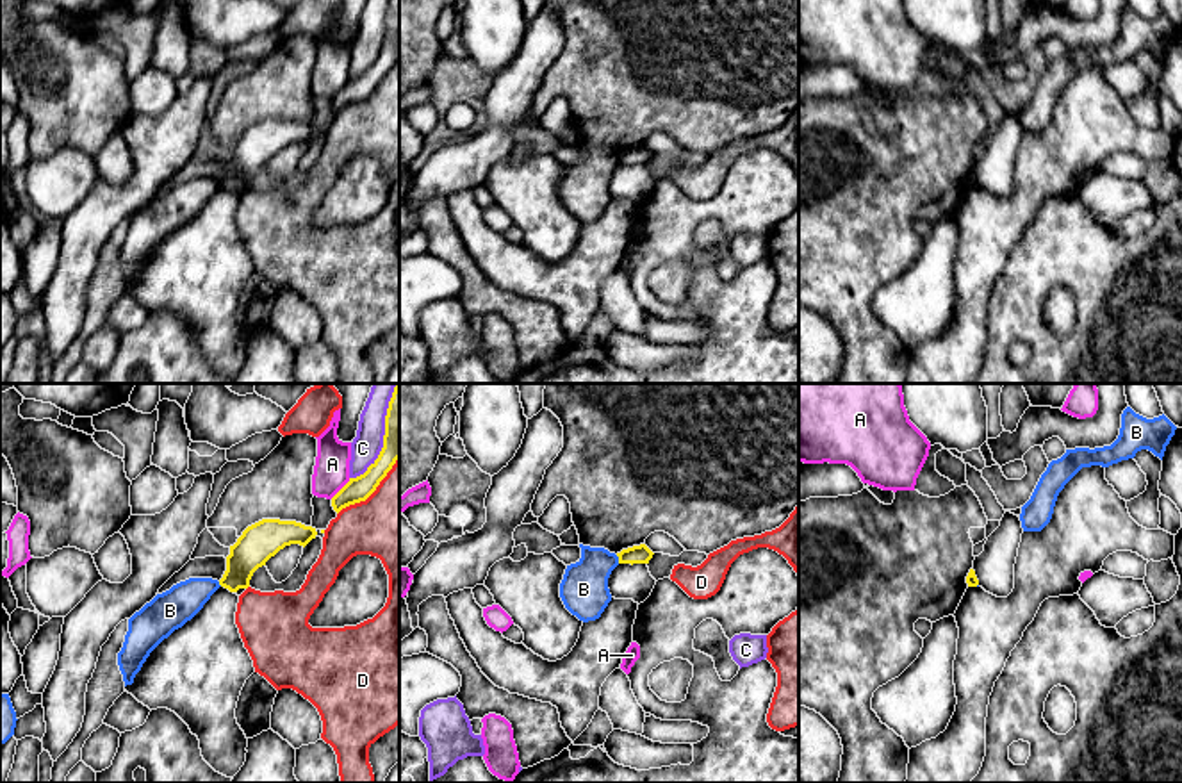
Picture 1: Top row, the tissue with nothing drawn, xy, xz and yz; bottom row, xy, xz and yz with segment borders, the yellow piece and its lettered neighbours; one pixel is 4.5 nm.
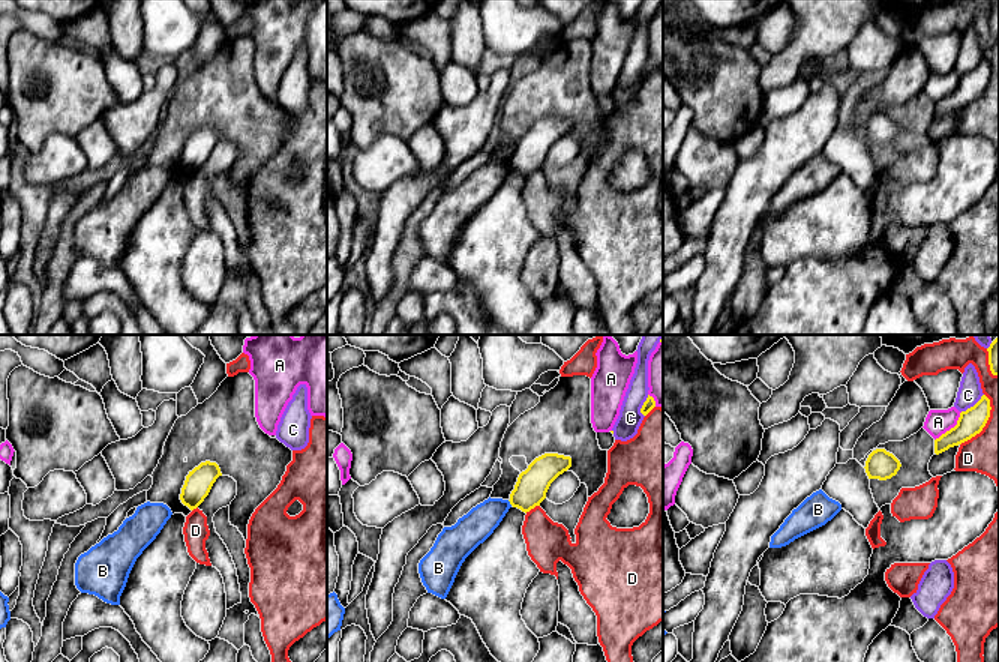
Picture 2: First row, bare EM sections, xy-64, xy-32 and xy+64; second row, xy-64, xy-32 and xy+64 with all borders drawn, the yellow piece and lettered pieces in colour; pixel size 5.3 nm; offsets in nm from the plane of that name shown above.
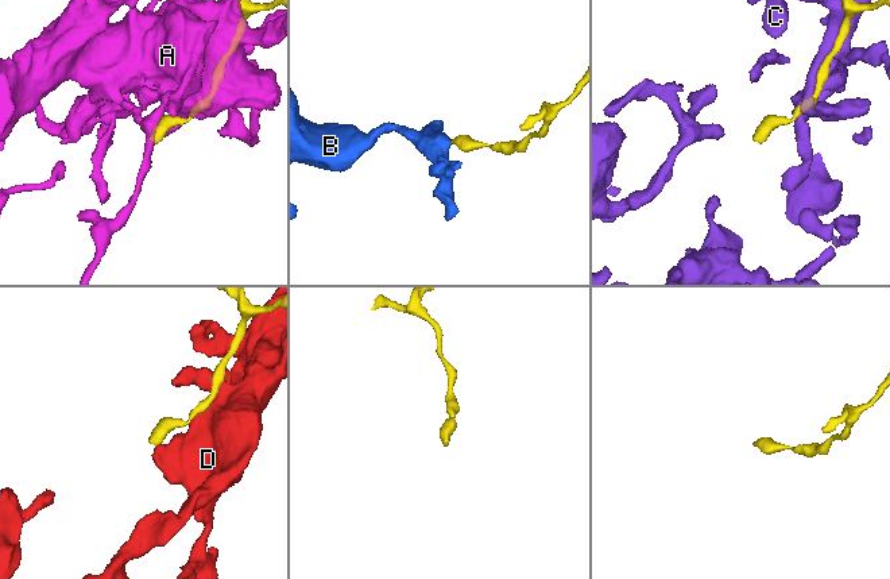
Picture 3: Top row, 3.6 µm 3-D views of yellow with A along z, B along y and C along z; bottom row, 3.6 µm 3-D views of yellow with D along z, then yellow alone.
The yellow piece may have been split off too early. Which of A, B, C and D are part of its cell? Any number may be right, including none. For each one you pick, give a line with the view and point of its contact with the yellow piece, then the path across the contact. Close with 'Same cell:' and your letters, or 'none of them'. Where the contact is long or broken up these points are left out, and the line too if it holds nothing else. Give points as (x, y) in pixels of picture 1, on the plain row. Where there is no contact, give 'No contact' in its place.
Same cell: none of them

